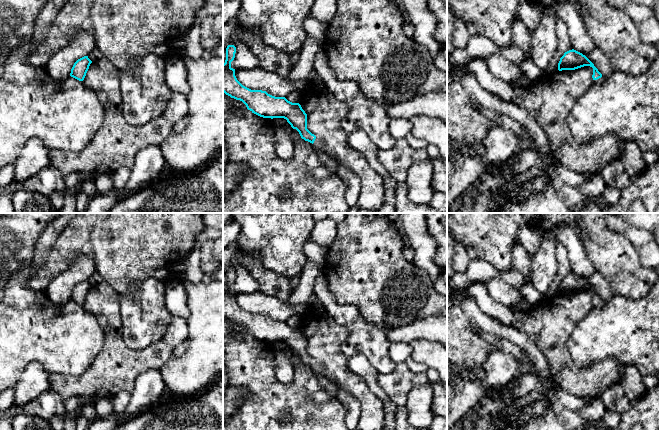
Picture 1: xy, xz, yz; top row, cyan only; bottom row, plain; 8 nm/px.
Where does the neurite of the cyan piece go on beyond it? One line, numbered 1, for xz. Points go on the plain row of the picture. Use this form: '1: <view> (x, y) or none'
1: xz (318, 368)

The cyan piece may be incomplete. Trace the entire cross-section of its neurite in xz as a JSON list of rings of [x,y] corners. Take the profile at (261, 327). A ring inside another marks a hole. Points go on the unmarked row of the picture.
[[[228,269],[223,288],[223,316],[242,325],[248,334],[263,342],[284,342],[296,353],[301,362],[313,368],[319,376],[325,377],[324,366],[307,353],[307,338],[299,327],[292,327],[285,321],[275,321],[262,314],[251,314],[243,310],[235,300],[231,286],[235,282],[236,271]]]

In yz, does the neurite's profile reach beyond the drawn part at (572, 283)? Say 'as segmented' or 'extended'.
extended

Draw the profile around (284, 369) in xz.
[[[273,342],[275,373],[281,383],[290,383],[294,377],[292,351],[284,342]]]

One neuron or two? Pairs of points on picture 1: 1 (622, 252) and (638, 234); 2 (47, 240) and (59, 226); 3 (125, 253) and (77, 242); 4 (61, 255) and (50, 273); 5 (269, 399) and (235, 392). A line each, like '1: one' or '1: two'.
1: two
2: one
3: two
4: one
5: two

